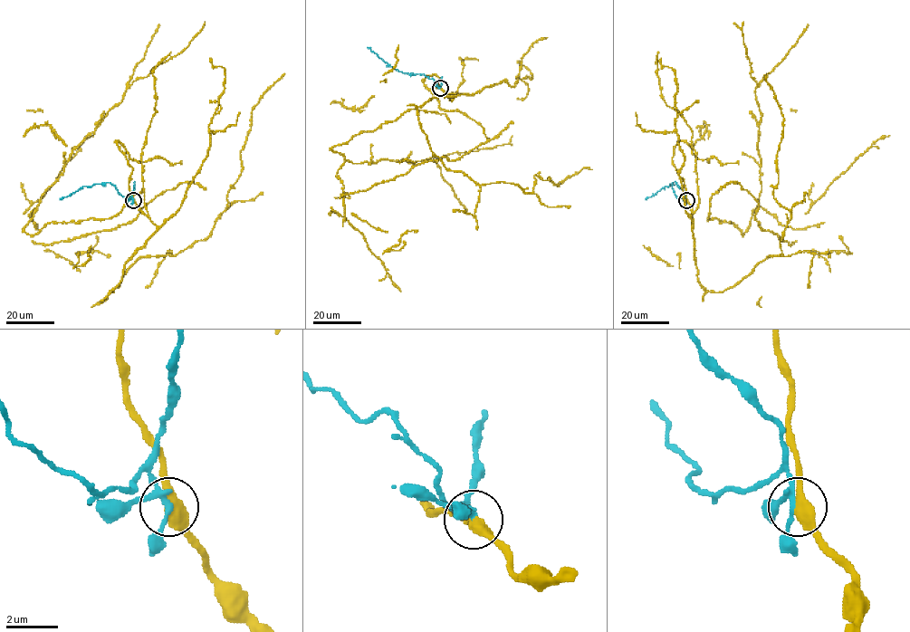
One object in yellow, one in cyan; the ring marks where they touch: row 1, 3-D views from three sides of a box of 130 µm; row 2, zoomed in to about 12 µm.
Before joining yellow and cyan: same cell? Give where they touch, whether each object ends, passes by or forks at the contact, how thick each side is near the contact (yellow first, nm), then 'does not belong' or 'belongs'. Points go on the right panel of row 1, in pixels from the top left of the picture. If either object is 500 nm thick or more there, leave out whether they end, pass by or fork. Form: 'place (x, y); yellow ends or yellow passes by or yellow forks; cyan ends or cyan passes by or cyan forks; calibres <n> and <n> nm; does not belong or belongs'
place (686, 200); yellow passes by; cyan forks; calibres 460 and 190 nm; does not belong

